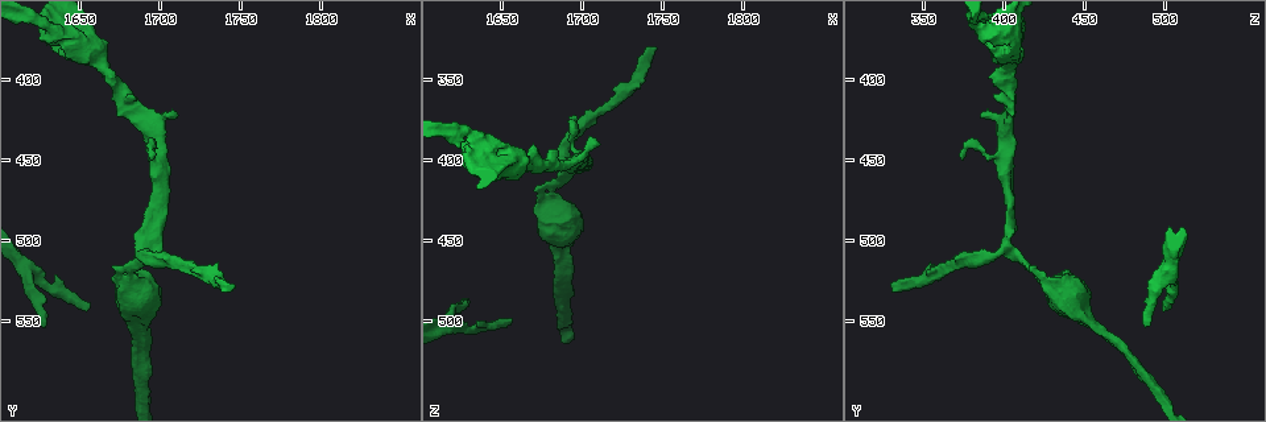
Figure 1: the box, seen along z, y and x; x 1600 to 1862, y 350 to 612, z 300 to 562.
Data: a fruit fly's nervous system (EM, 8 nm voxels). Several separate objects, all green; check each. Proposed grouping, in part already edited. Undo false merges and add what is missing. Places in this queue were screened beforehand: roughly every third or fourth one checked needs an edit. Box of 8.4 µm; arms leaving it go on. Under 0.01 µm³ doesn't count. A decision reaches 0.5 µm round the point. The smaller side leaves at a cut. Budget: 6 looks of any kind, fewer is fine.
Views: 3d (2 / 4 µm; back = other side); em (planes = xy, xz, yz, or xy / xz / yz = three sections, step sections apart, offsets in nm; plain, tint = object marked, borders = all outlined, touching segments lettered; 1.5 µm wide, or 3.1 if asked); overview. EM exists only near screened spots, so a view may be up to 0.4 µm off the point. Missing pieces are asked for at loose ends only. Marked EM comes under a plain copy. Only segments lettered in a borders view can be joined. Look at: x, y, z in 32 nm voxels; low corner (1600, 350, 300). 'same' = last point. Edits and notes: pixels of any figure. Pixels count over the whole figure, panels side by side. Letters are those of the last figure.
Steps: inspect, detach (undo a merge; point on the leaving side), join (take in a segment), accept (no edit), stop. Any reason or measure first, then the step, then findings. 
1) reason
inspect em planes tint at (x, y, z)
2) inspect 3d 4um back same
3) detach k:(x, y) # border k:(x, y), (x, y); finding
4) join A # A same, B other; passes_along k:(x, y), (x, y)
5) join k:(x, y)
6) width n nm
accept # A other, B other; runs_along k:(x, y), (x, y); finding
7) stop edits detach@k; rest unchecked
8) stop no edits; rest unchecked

end of a long branch
inspect em planes borders at (1746, 530, 332)

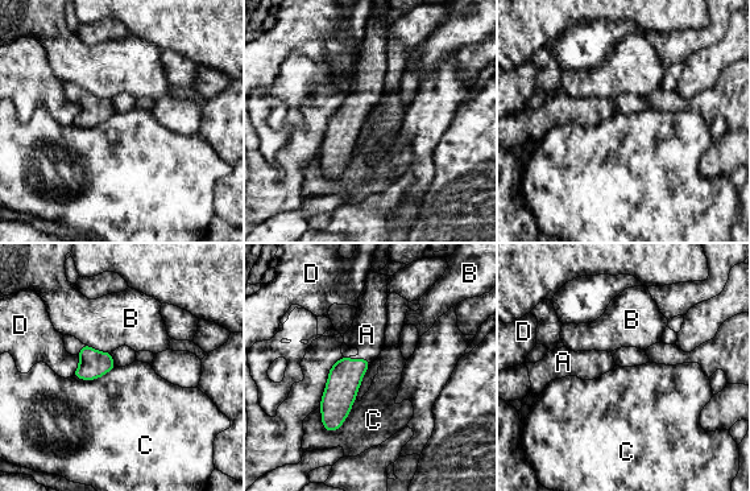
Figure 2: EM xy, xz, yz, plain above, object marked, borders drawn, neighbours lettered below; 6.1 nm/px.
join A # A same, B other, C other, D other; passes_along 2:(344, 378), (360, 359), (367, 334); it goes on there

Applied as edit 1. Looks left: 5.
redraw
inspect overview

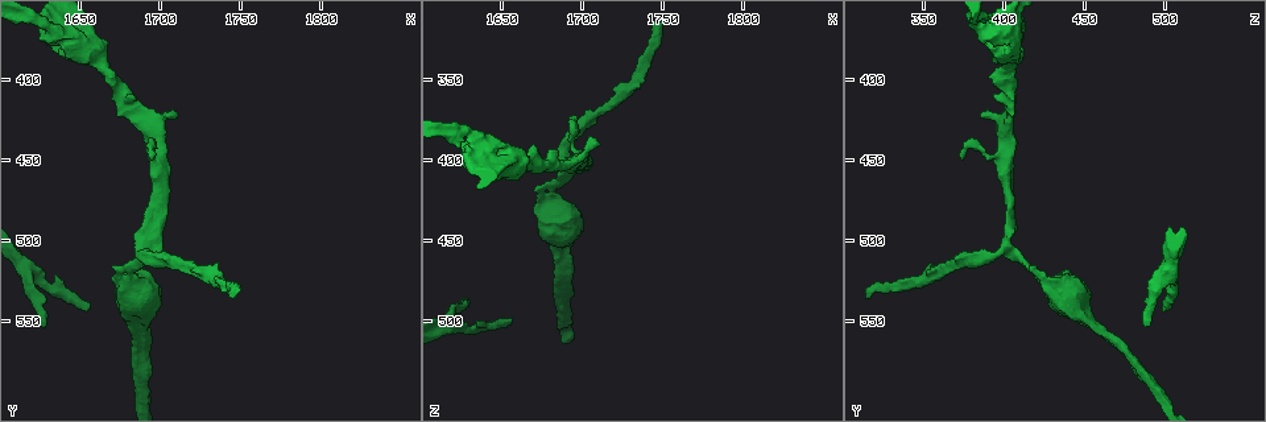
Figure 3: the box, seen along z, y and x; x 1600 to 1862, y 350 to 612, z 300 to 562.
an open end
inspect em planes borders at (1694, 450, 372)

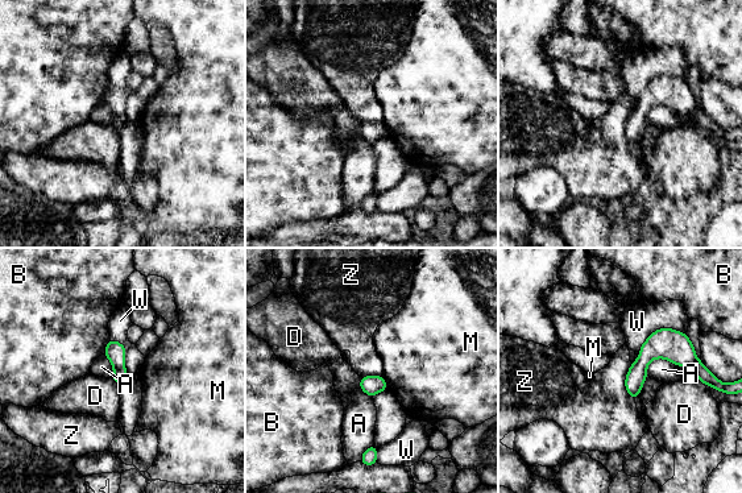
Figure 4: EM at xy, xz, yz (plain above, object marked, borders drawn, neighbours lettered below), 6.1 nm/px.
accept # A other, B other, D other, M other, W other, Z other; border 4:(630, 363), (625, 389), (634, 400); no lettered segment goes on from it

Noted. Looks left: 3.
thin end
inspect em yz step 8 borders at (1626, 552, 486)

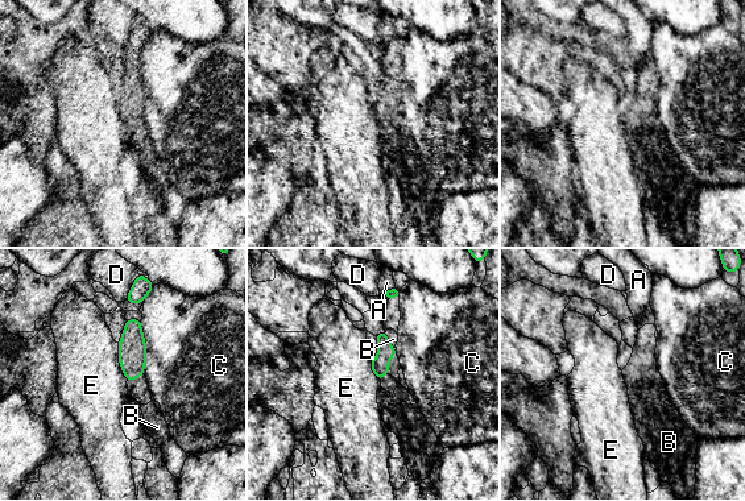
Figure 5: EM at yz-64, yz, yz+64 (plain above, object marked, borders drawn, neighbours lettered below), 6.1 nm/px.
join B # A other, B same, C other, D other, E other; the neuron continues

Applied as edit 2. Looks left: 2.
stop edits join@2, join@5; rest unchecked

